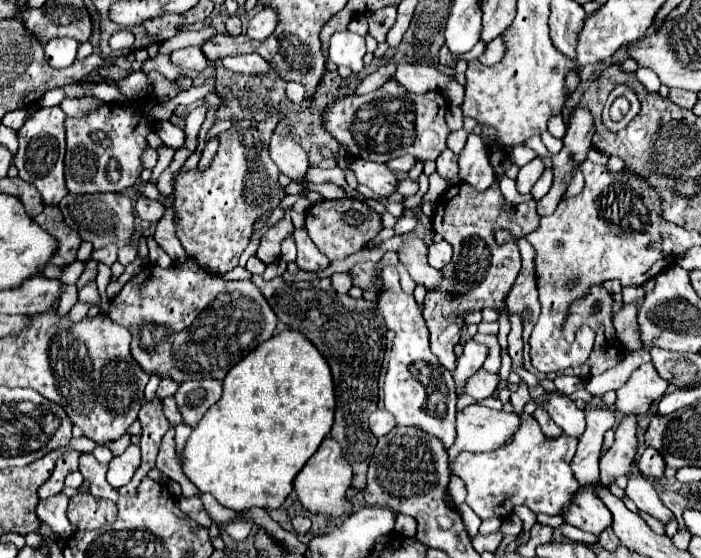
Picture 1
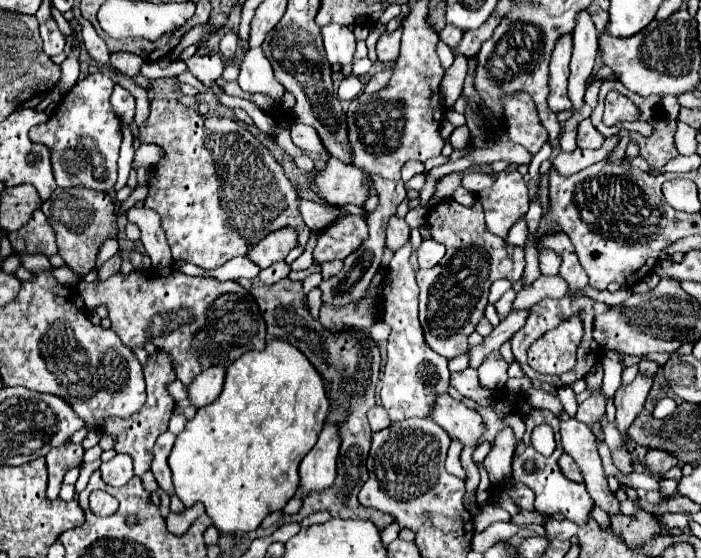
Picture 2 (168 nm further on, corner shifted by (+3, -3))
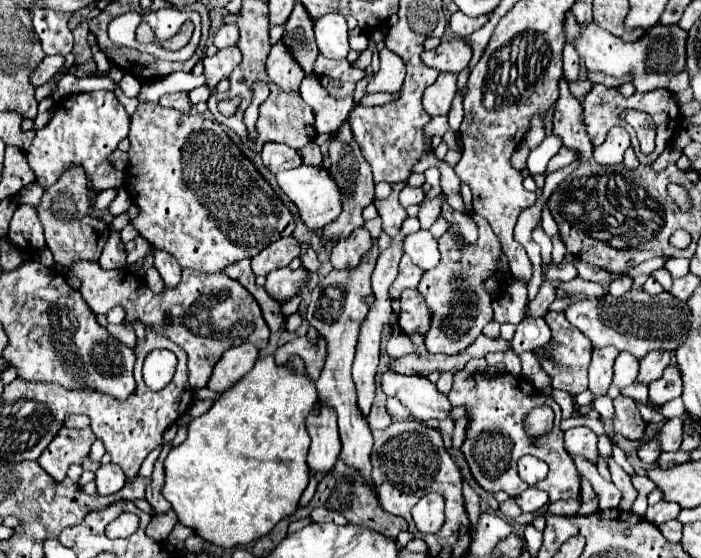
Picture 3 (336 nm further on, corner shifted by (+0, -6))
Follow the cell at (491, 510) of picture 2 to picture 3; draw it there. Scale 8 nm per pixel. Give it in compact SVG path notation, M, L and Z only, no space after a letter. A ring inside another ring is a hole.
M510 497L508 501L500 503L500 513L502 513L506 519L516 519L522 511L520 511L520 507L516 505L516 501Z

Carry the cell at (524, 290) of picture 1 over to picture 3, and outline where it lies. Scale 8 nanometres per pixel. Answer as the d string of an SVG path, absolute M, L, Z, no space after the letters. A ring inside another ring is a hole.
M546 313L544 321L550 325L552 329L552 339L548 345L534 349L534 355L540 363L540 367L550 375L552 379L552 387L554 389L564 389L568 393L582 393L588 389L588 365L590 365L590 357L592 357L592 343L586 335L582 335L582 331L578 331L578 327L570 325L564 313Z

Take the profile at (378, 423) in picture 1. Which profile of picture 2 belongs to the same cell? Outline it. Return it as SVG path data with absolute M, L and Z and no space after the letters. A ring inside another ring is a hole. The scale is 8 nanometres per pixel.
M375 404L367 412L367 418L369 418L369 424L371 424L373 432L379 432L379 430L383 430L383 428L387 428L391 424L391 418L389 418L389 414L385 412L385 408L381 404Z

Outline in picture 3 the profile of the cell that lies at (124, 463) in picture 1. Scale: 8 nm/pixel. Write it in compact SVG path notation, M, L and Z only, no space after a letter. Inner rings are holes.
M116 463L100 465L96 471L98 495L112 495L112 493L120 491L124 487L124 481L126 481L126 475L120 469L120 465L116 465Z

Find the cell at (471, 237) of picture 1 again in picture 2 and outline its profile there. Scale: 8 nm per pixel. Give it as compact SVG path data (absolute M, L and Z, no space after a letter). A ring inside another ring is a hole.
M445 200L429 210L427 222L431 226L431 236L445 244L447 254L437 266L417 272L417 286L421 290L419 322L425 332L425 342L437 354L451 360L467 350L467 338L475 332L475 326L485 314L491 282L499 278L517 282L521 278L525 252L523 248L501 242L499 236L485 228L483 208L479 202L473 208L465 208L455 200Z

